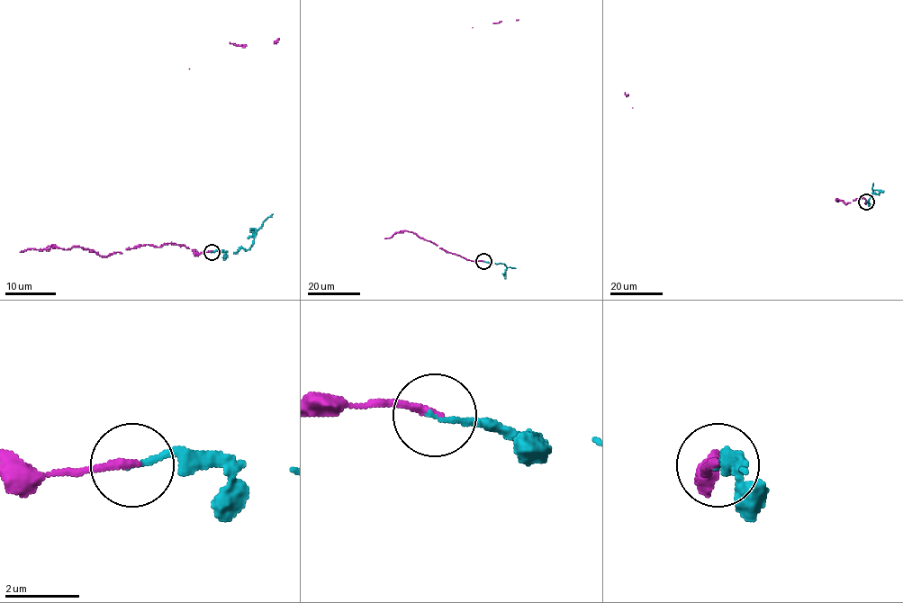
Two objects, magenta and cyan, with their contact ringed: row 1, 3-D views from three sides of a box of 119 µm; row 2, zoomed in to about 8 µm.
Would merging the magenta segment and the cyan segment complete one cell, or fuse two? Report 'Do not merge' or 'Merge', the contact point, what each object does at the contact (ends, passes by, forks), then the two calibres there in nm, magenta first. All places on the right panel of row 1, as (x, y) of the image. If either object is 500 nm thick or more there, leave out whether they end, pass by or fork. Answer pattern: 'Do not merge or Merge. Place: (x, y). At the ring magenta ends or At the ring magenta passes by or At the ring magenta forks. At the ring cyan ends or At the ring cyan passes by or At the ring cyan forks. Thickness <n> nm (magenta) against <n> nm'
Merge. Place: (866, 202). At the ring magenta ends. At the ring cyan ends. Thickness 190 nm (magenta) against 140 nm

